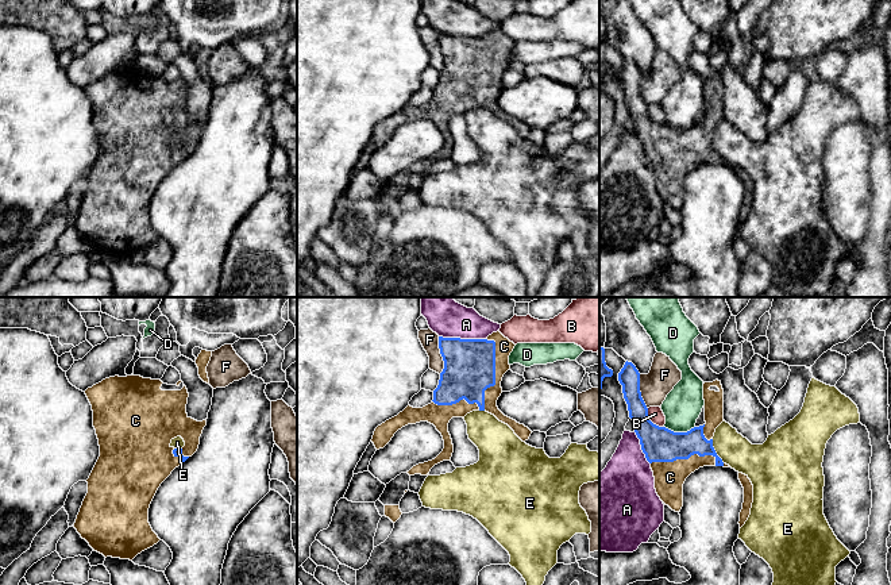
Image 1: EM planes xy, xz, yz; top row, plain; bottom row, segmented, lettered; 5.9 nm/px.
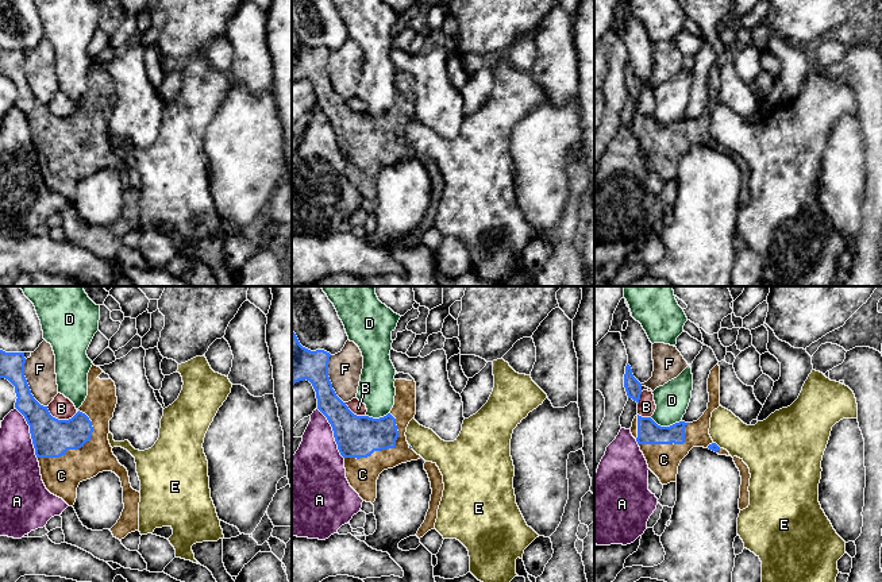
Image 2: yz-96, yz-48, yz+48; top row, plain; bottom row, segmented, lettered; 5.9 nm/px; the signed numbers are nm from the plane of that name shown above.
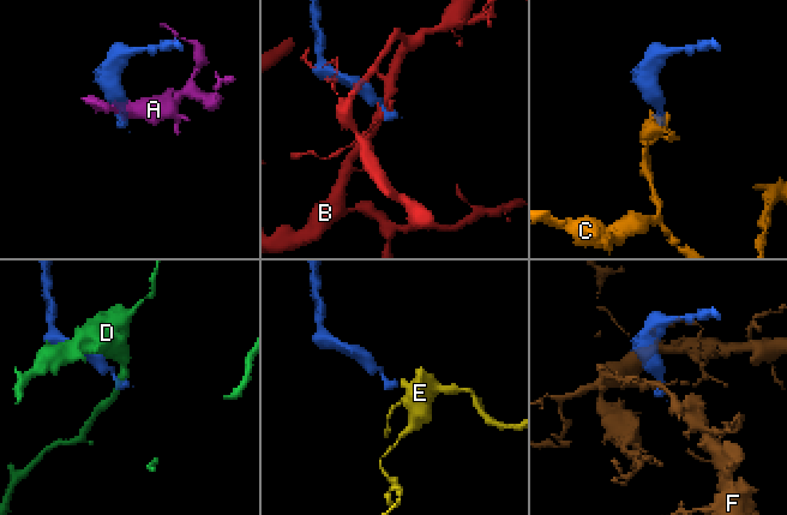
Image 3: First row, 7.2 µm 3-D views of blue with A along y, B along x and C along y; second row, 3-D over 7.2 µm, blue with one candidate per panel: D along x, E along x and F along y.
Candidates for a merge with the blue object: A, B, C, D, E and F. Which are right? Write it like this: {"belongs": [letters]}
{"belongs": ["C"]}

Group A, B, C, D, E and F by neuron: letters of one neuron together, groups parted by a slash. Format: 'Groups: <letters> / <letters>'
Groups: A / B / C / D / E / F

